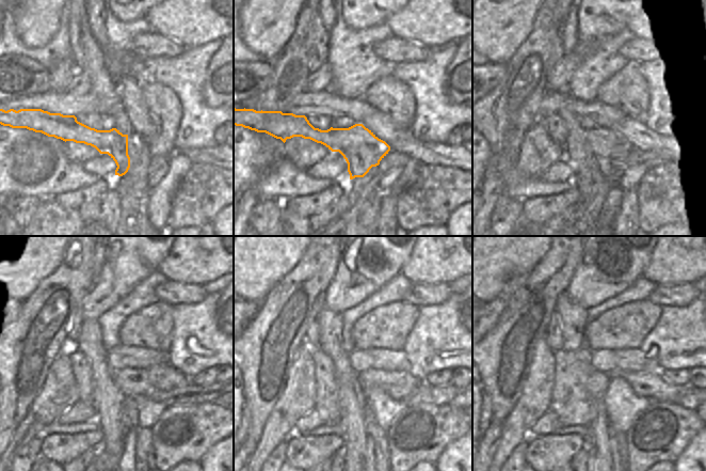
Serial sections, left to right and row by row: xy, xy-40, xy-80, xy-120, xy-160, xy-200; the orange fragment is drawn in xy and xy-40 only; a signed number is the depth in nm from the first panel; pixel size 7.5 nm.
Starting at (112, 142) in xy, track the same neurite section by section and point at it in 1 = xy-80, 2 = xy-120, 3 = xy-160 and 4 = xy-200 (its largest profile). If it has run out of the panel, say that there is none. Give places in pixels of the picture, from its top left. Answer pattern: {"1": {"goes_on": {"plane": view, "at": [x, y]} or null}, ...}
{"1": {"goes_on": {"plane": "xy-80", "at": [606, 145]}}, "2": {"goes_on": {"plane": "xy-120", "at": [131, 381]}}, "3": {"goes_on": {"plane": "xy-160", "at": [399, 385]}}, "4": {"goes_on": {"plane": "xy-200", "at": [648, 383]}}}

